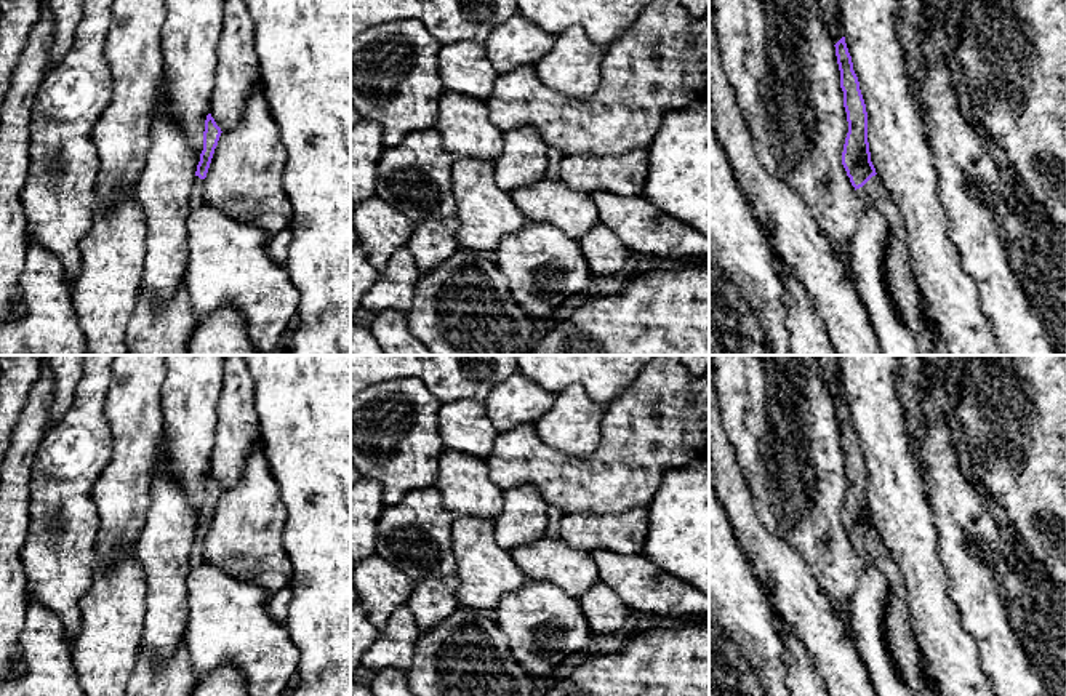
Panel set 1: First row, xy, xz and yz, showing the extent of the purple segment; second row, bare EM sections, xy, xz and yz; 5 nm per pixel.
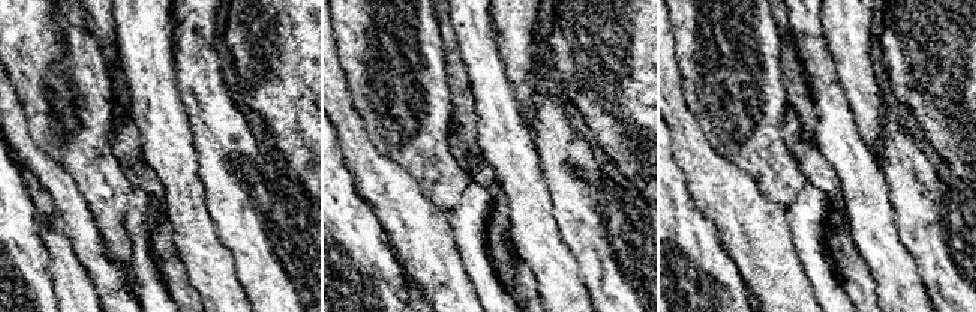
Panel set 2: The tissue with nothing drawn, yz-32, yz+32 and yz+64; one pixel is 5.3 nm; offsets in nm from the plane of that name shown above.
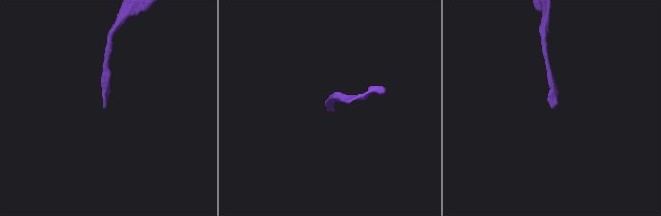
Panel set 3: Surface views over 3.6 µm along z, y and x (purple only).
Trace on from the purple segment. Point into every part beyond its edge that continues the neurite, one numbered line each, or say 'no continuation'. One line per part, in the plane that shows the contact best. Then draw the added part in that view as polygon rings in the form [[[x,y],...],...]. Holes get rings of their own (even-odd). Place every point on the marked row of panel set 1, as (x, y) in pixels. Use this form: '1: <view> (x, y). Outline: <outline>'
1: yz (898, 277). Outline: [[[877,174],[856,189],[856,195],[866,210],[879,211],[890,226],[885,248],[885,283],[901,318],[916,336],[917,355],[933,355],[936,326],[922,310],[924,296],[909,267],[904,219]]]

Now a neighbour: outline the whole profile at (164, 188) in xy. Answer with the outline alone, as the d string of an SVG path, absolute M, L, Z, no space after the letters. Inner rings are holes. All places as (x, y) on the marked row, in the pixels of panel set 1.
M165 75L150 125L147 162L134 187L147 243L141 285L168 301L181 286L189 266L189 197L197 171L197 154L166 107Z

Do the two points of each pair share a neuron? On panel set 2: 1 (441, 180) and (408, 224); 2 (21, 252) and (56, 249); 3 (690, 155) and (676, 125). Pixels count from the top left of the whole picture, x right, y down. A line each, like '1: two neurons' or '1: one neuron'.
1: two neurons
2: two neurons
3: one neuron

